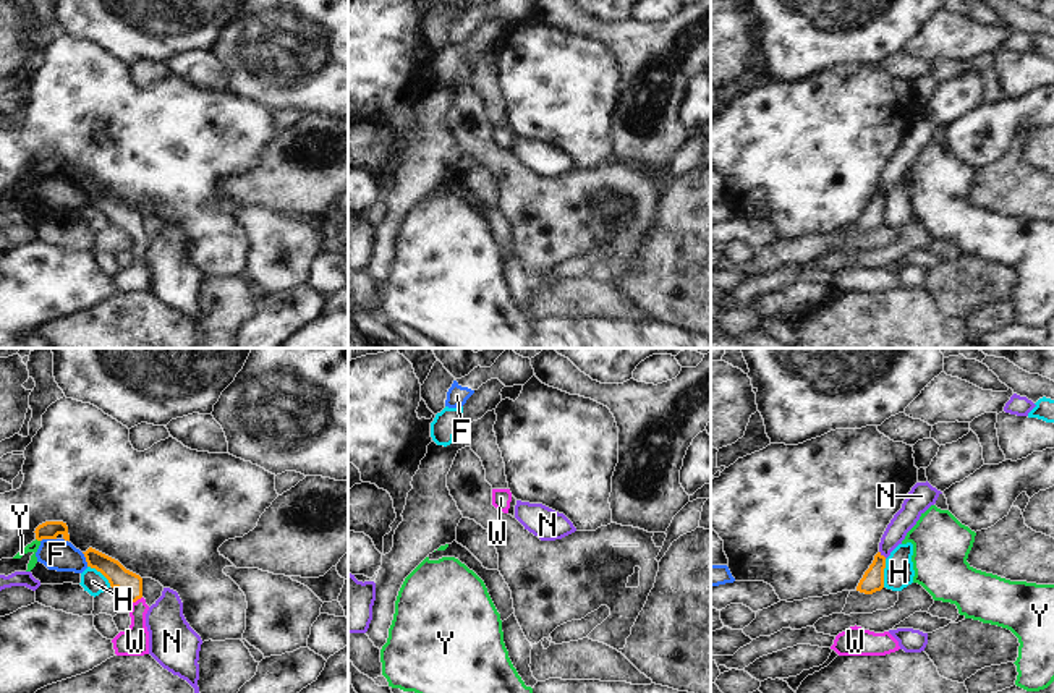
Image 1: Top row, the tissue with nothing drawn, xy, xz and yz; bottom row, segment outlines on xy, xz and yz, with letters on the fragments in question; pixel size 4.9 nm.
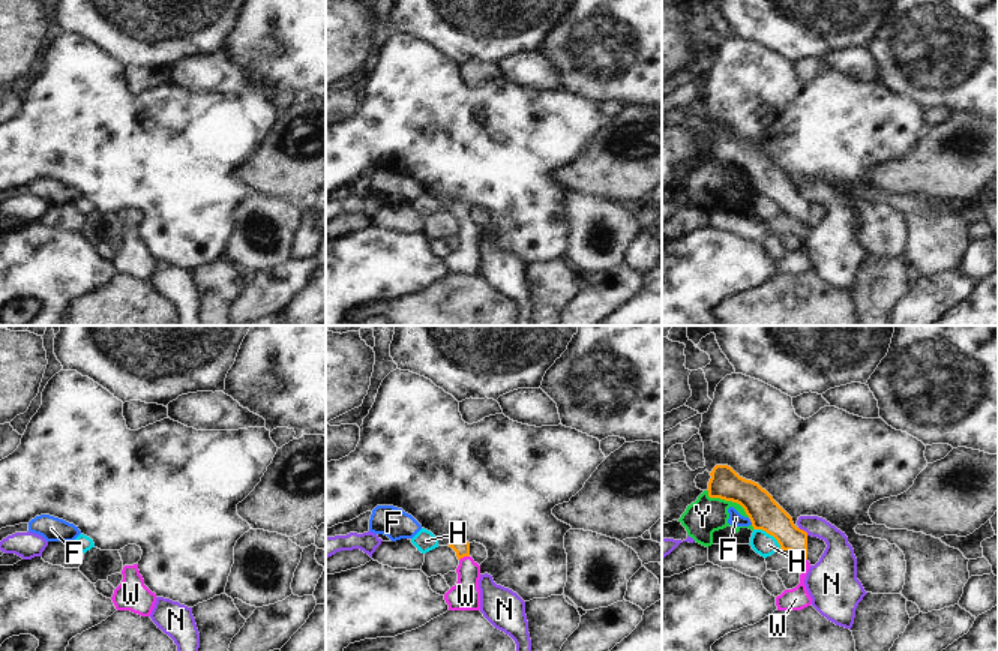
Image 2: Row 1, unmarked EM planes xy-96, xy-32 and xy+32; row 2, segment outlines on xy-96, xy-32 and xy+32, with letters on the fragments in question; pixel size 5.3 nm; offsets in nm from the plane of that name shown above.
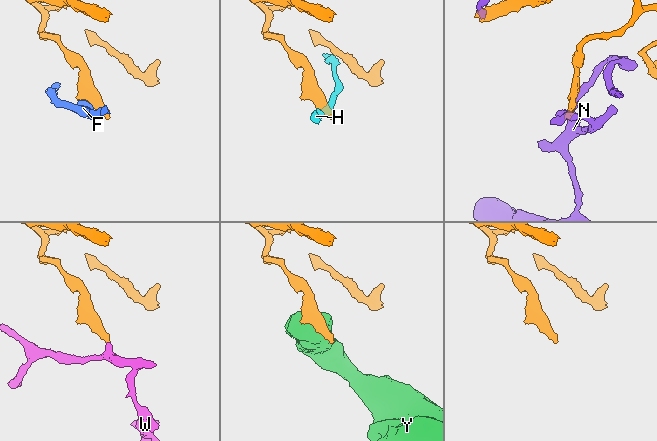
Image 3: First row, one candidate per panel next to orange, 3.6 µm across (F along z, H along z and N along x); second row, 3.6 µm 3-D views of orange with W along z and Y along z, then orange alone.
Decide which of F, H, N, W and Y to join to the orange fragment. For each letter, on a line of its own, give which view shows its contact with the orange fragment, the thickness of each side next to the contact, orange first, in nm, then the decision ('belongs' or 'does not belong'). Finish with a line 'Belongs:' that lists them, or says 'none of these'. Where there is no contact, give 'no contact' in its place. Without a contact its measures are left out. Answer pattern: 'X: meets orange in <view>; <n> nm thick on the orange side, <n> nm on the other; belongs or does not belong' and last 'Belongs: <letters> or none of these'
F: meets orange in xy; 90 nm thick on the orange side, 160 nm on the other; does not belong
H: meets orange in yz; 110 nm thick on the orange side, 150 nm on the other; does not belong
N: meets orange in yz; 110 nm thick on the orange side, 110 nm on the other; does not belong
W: meets orange in xy; 110 nm thick on the orange side, 140 nm on the other; belongs
Y: meets orange in xy; 90 nm thick on the orange side, 50 nm on the other; does not belong
Belongs: W

